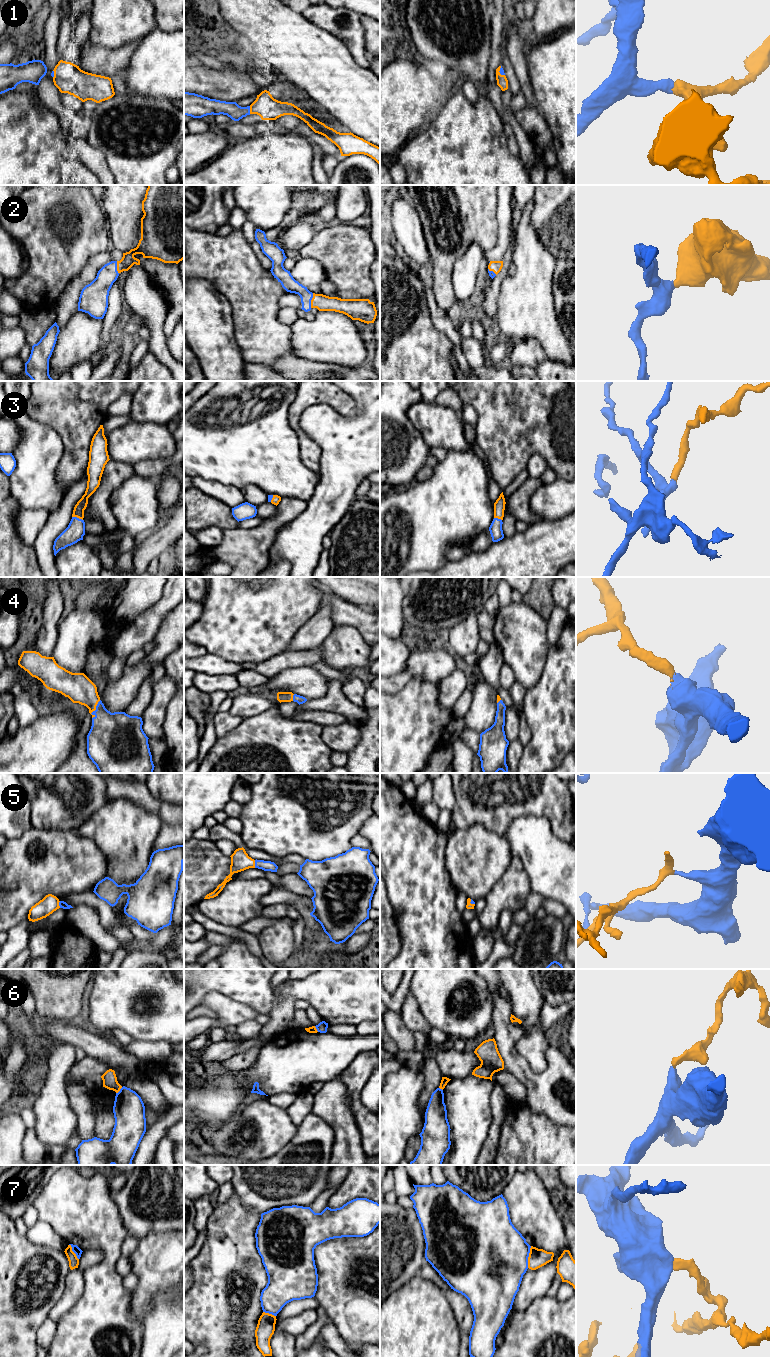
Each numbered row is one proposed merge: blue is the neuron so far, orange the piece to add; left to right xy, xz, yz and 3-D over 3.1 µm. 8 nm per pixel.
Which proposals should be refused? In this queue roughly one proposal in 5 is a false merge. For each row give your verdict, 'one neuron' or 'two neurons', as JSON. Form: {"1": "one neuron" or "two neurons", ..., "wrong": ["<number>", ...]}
{"1": "one neuron", "2": "one neuron", "3": "one neuron", "4": "one neuron", "5": "one neuron", "6": "two neurons", "7": "two neurons", "wrong": ["6", "7"]}

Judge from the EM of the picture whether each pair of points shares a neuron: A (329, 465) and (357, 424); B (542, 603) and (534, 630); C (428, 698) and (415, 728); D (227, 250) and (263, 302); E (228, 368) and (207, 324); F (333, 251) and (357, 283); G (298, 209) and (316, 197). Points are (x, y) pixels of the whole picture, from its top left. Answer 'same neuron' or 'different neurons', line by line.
A: same neuron
B: different neurons
C: same neuron
D: same neuron
E: same neuron
F: same neuron
G: same neuron

